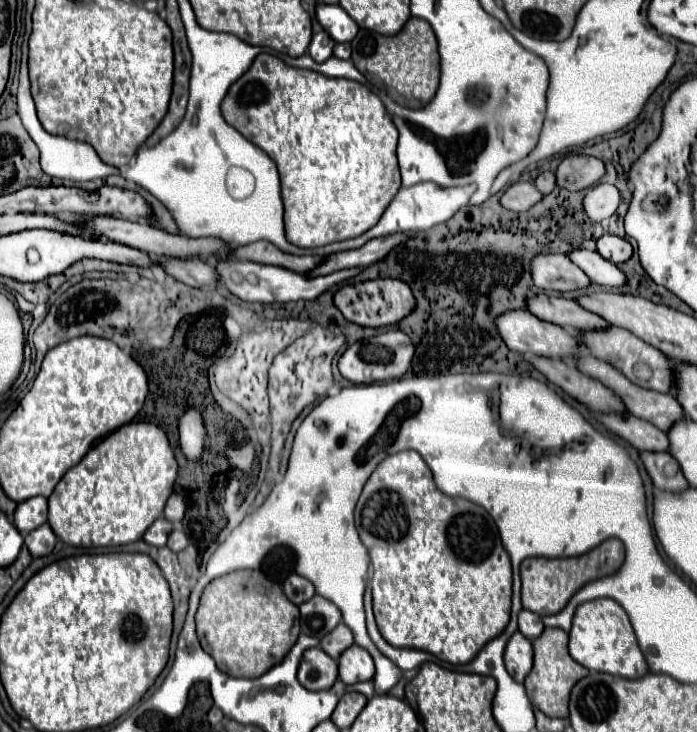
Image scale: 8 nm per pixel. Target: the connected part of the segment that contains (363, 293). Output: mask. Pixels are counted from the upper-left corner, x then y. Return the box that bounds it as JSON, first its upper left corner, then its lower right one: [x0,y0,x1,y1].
[333,279,415,327]

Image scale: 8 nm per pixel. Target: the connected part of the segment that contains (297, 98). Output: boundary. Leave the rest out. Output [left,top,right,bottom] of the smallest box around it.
[221,53,401,249]

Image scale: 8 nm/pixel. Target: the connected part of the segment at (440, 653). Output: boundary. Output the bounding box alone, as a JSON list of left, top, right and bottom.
[355,451,511,665]

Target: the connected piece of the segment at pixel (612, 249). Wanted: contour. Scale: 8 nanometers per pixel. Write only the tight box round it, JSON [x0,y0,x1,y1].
[597,233,631,263]

